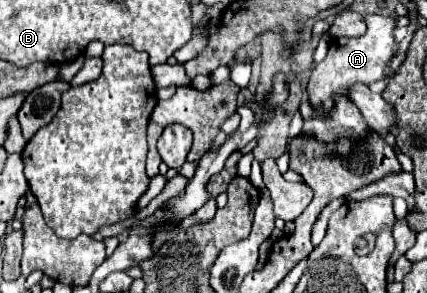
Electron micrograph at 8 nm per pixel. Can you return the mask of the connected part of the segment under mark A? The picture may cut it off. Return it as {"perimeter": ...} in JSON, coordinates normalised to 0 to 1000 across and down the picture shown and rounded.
{"perimeter":[[[855,55],[859,75],[859,116],[841,130],[780,130],[770,177],[756,212],[738,218],[719,280],[719,321],[724,355],[742,403],[770,403],[785,375],[785,334],[789,328],[817,328],[817,307],[827,287],[855,287],[869,294],[874,280],[906,273],[906,232],[916,198],[925,191],[925,61],[916,55]]]}

